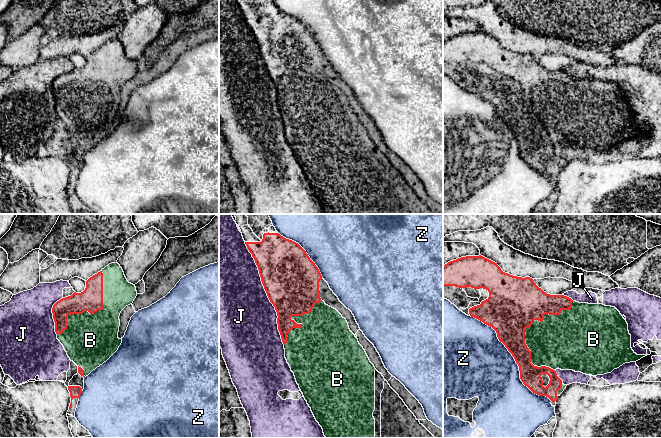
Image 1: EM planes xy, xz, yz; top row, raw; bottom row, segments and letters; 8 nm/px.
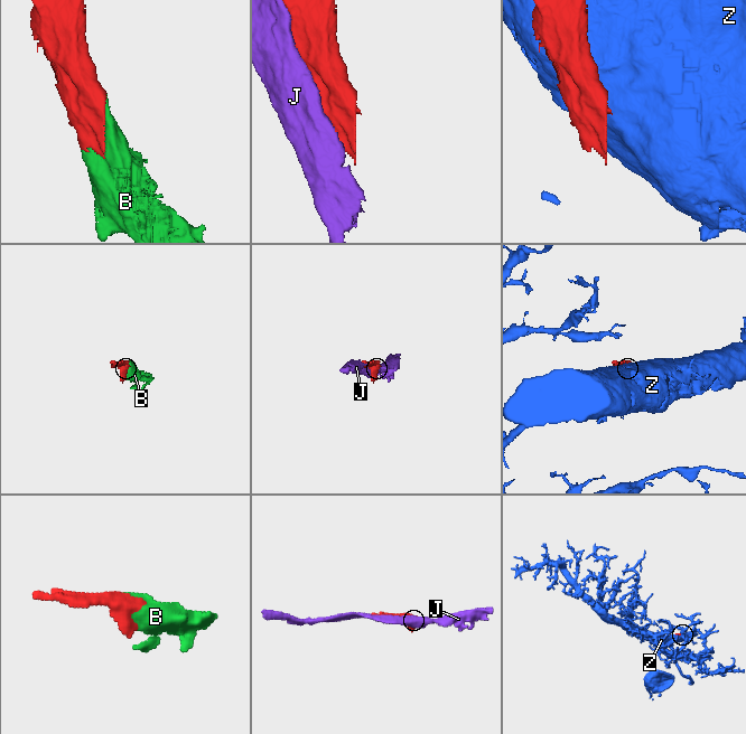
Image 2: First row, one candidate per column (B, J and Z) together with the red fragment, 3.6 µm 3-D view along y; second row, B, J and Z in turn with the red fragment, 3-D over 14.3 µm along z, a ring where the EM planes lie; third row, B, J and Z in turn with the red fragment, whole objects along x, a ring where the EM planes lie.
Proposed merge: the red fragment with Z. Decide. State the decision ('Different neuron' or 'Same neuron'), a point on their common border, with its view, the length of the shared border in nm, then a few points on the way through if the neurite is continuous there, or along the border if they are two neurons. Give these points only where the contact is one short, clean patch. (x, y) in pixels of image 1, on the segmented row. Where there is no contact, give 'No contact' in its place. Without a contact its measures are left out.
Different neuron. Touches red at yz (514, 358). Shared border 950 nm

